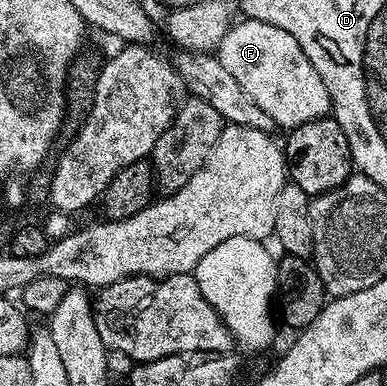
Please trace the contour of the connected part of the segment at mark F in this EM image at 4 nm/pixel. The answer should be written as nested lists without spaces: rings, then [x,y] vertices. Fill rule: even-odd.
[[[243,18],[224,35],[216,56],[244,93],[272,117],[278,129],[293,129],[331,114],[328,89],[292,33],[284,33],[284,29],[276,29],[276,25],[264,21]]]

